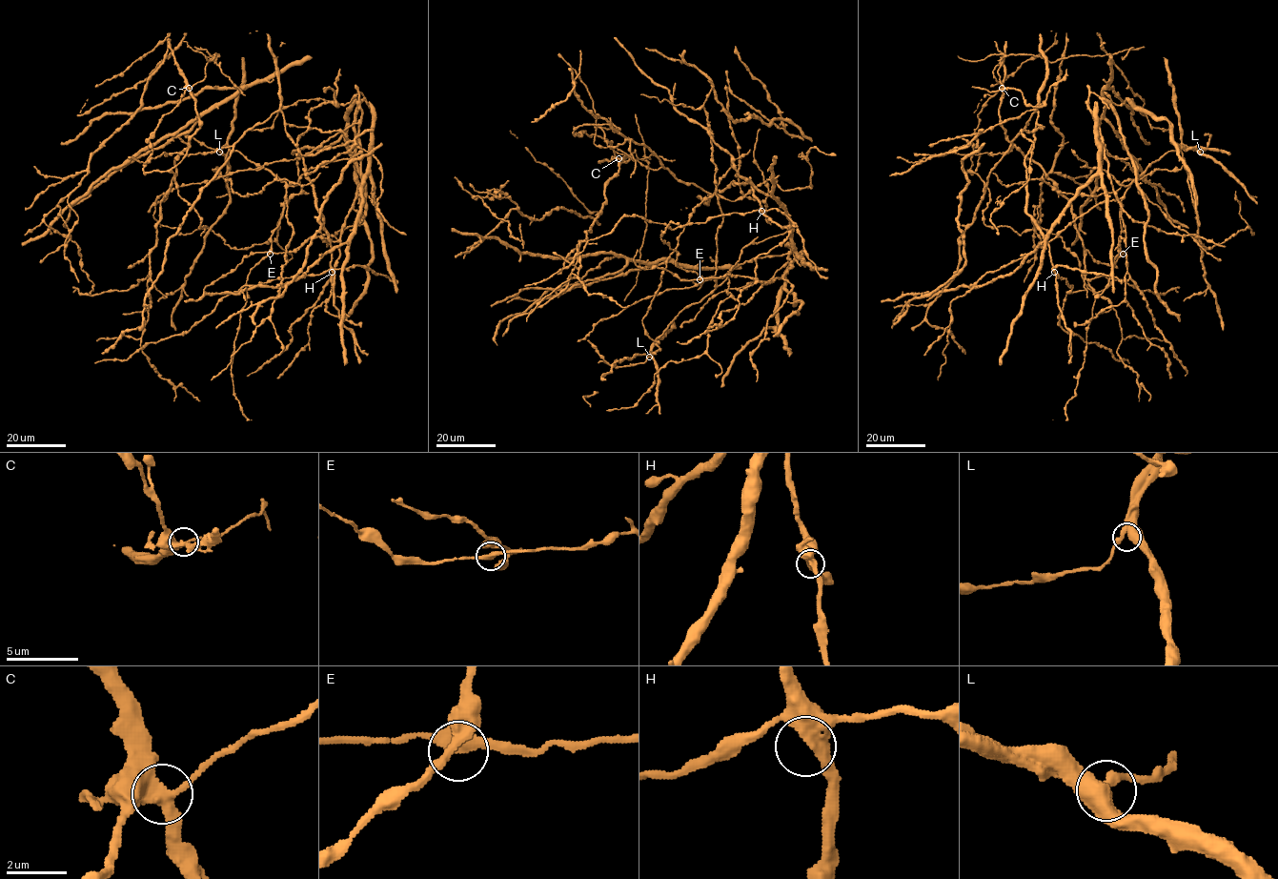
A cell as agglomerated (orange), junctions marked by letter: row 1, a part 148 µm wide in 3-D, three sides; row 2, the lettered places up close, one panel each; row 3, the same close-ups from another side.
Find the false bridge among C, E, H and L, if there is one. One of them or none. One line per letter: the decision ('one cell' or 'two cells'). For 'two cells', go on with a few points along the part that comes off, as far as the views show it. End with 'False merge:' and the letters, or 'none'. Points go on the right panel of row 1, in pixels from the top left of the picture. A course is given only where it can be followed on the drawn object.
C: two cells; foreign part runs (1002, 88), (993, 70), (1007, 54), (1034, 54), (1055, 62), (1069, 56), (1114, 54), (1144, 47)
E: one cell
H: one cell
L: one cell
False merge: C

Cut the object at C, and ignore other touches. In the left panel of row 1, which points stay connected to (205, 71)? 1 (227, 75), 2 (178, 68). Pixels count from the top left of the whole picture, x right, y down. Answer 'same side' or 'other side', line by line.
1: same side
2: other side

